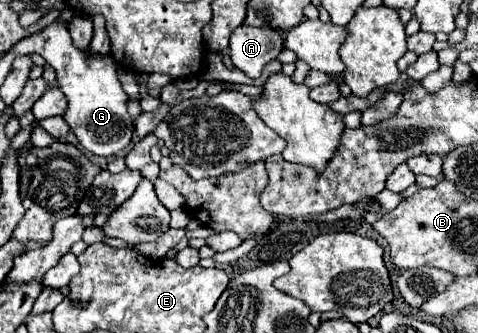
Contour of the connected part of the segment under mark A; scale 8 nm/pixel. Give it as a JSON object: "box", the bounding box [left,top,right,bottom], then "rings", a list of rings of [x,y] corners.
{"box":[229,25,283,79],"rings":[[[239,25],[229,43],[229,55],[237,69],[251,79],[259,79],[263,67],[277,59],[283,49],[283,35],[269,27]]]}

